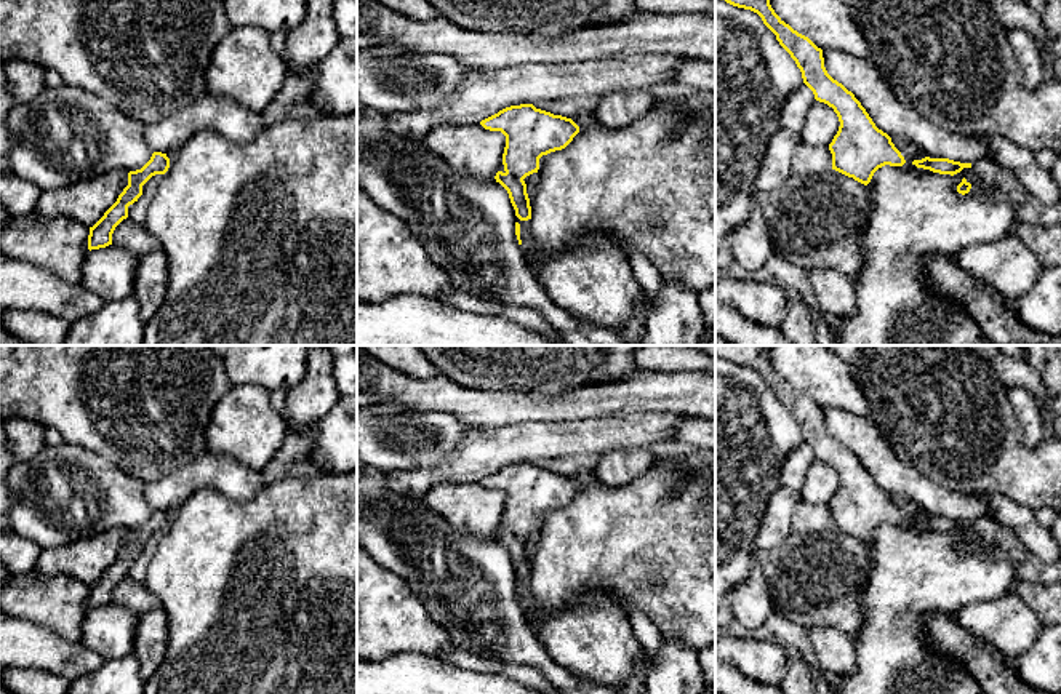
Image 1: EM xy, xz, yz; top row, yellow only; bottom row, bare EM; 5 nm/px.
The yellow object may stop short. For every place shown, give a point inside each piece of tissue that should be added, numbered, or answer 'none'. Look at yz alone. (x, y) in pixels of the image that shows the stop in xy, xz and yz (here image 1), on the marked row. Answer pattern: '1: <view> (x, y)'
1: yz (997, 184)

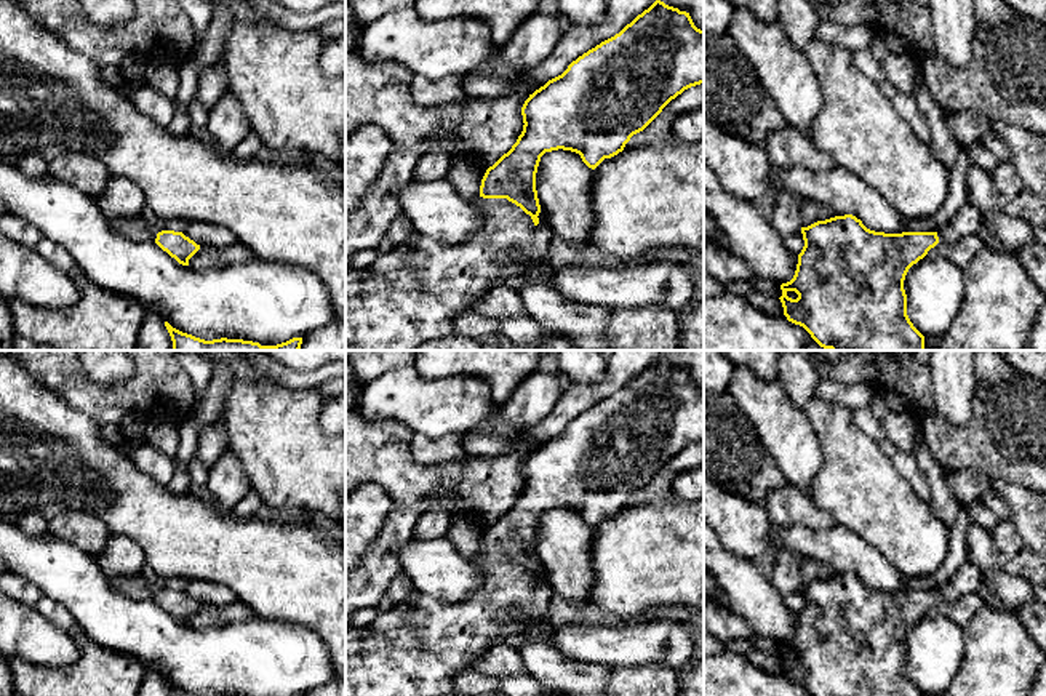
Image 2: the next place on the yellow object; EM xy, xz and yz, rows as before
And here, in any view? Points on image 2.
1: xz (408, 296)

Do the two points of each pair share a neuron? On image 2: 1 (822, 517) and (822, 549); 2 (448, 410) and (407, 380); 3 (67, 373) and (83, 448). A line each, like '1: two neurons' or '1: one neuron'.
1: two neurons
2: one neuron
3: two neurons

